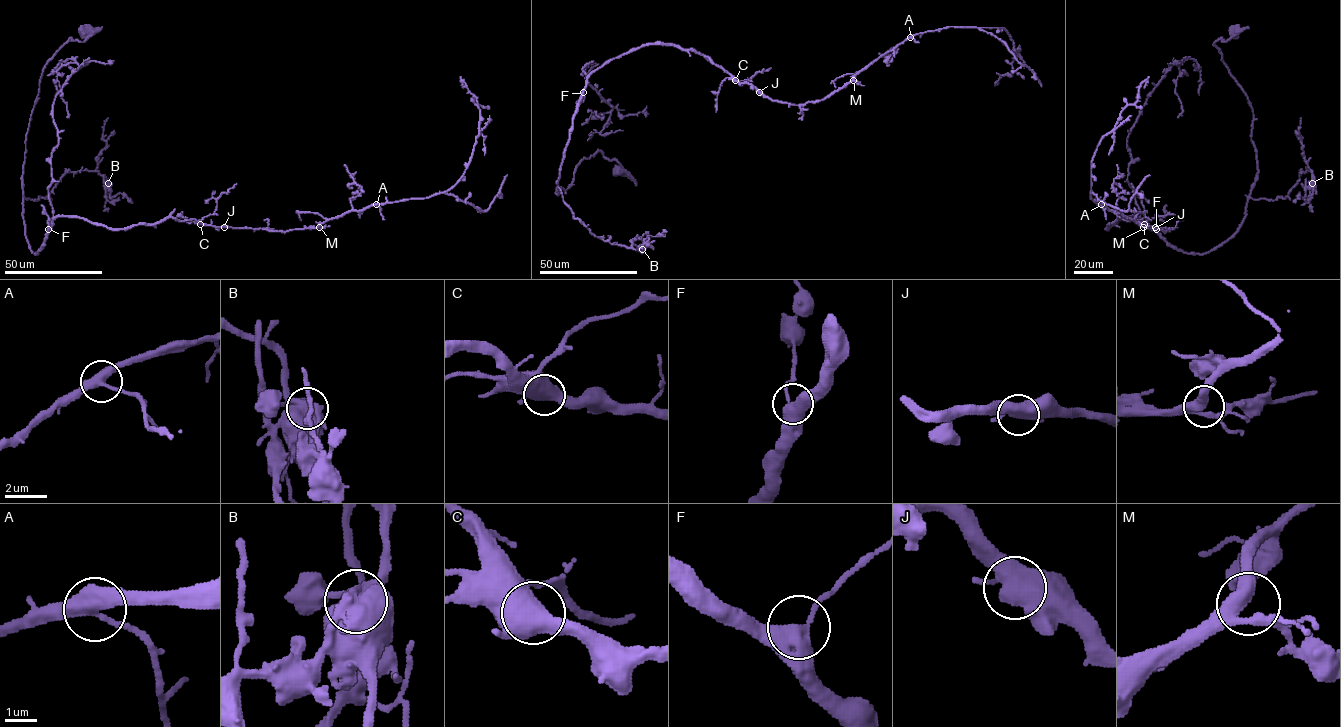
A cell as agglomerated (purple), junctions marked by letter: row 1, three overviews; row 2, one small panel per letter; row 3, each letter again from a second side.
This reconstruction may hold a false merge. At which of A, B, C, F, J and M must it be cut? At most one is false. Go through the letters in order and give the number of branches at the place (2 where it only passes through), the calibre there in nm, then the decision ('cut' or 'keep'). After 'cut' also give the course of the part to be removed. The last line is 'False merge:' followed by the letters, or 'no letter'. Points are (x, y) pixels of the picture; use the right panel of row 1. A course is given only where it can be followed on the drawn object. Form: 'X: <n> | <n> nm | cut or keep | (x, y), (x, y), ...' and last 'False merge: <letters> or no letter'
A: 3 | 420 nm | keep
B: 3 | 550 nm | cut | (1312, 182), (1309, 201), (1312, 212)
C: 3 | 480 nm | keep
F: 3 | 480 nm | keep
J: 3 | 480 nm | keep
M: 3 | 360 nm | keep
False merge: B

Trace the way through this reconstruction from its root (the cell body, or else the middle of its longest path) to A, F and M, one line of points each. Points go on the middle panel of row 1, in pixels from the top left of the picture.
A: (619, 172), (598, 150), (557, 193), (587, 79), (613, 59), (677, 45), (799, 105), (910, 37)
F: (619, 172), (627, 173), (598, 150), (576, 165), (573, 181), (557, 193), (564, 151), (583, 92)
M: (619, 172), (627, 173), (598, 150), (557, 193), (588, 76), (642, 46), (693, 50), (795, 105), (853, 80)

